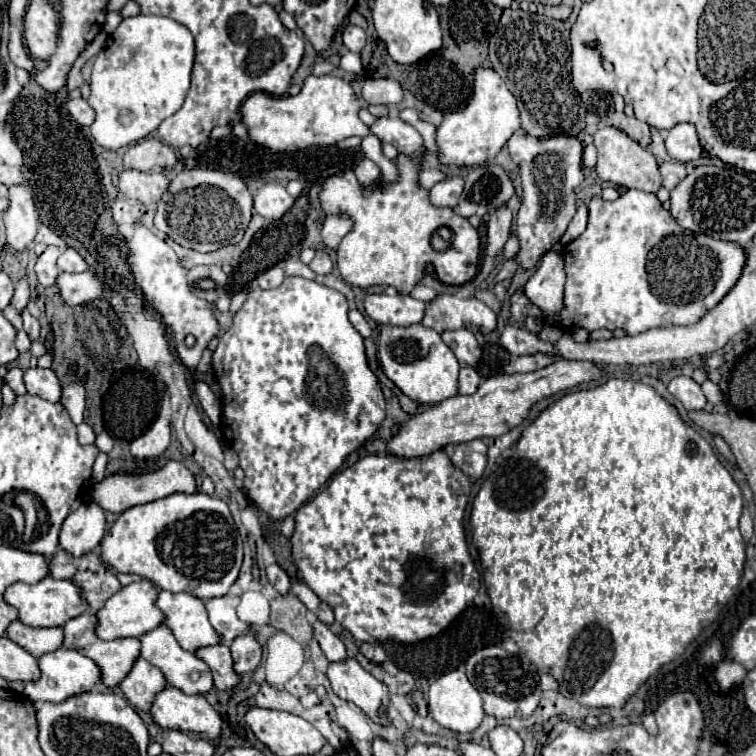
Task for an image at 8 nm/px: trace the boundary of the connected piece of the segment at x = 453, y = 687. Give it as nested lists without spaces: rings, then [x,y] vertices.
[[[451,670],[429,686],[429,712],[453,732],[473,732],[483,720],[483,698],[463,670]]]

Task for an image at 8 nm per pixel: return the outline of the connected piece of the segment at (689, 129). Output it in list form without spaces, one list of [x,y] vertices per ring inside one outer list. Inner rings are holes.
[[[683,124],[683,126],[671,128],[665,138],[665,148],[667,148],[669,156],[679,162],[697,160],[703,152],[701,144],[699,144],[697,130],[693,124]]]

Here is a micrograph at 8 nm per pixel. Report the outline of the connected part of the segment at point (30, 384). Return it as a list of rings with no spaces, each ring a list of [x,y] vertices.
[[[29,368],[25,370],[23,380],[29,394],[41,396],[47,402],[59,402],[61,386],[51,368]]]

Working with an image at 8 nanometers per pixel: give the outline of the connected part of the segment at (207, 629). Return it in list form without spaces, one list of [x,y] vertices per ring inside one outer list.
[[[161,590],[157,596],[157,608],[165,614],[163,626],[173,632],[183,650],[195,652],[201,646],[217,644],[221,640],[207,620],[203,600],[187,592],[173,594]]]

